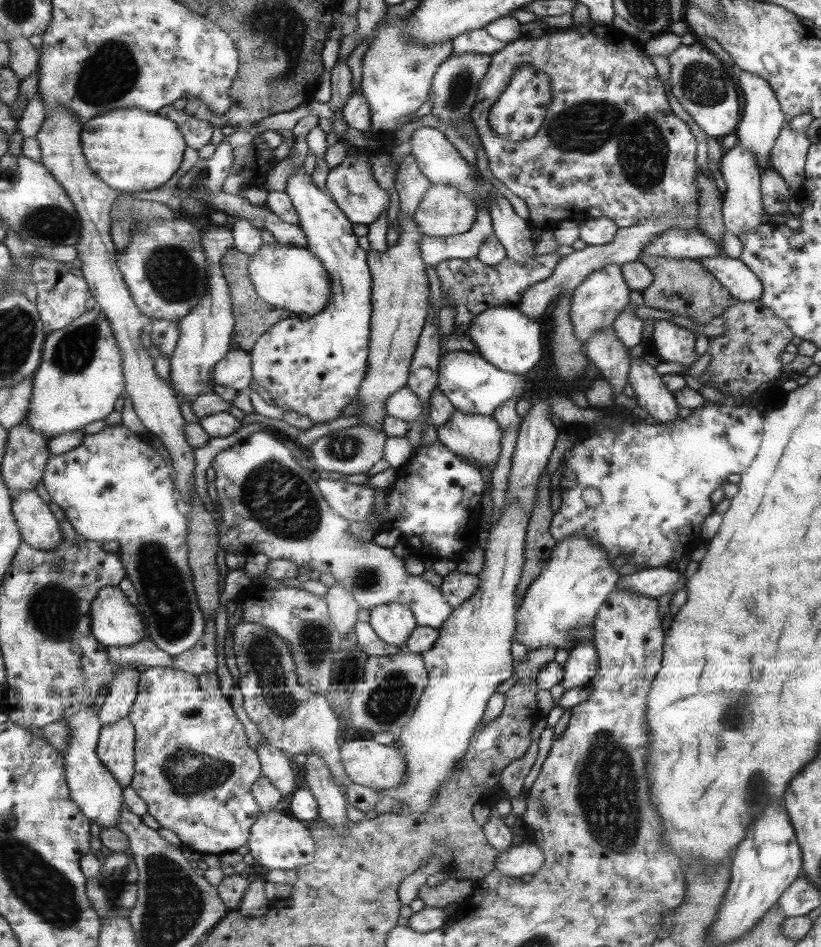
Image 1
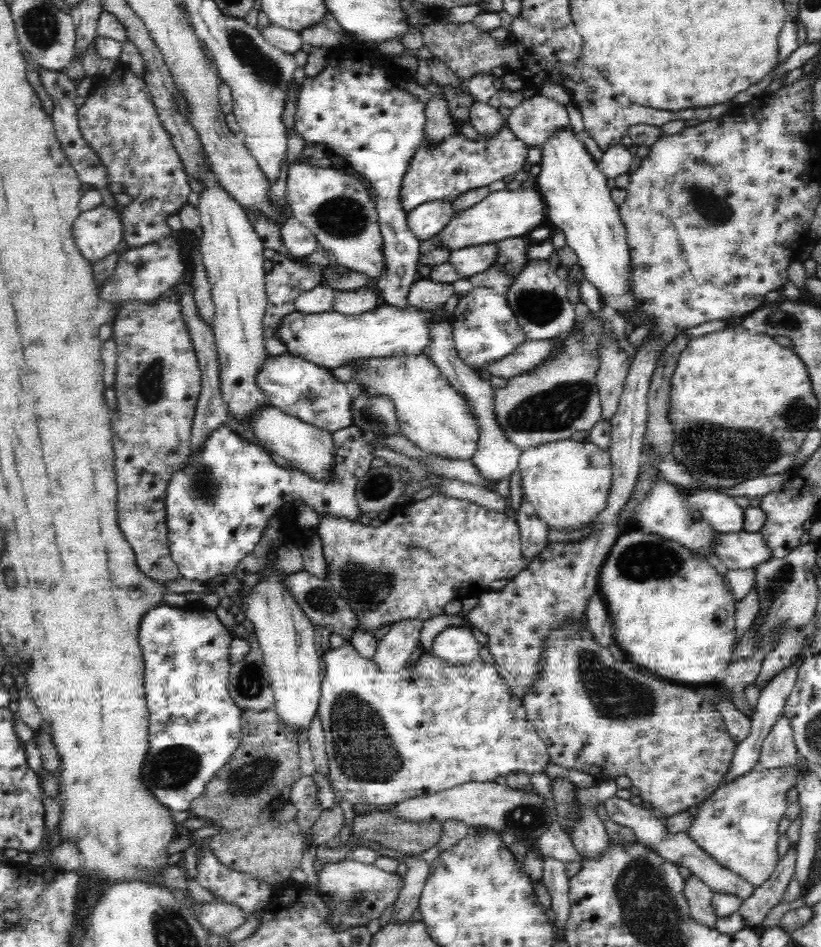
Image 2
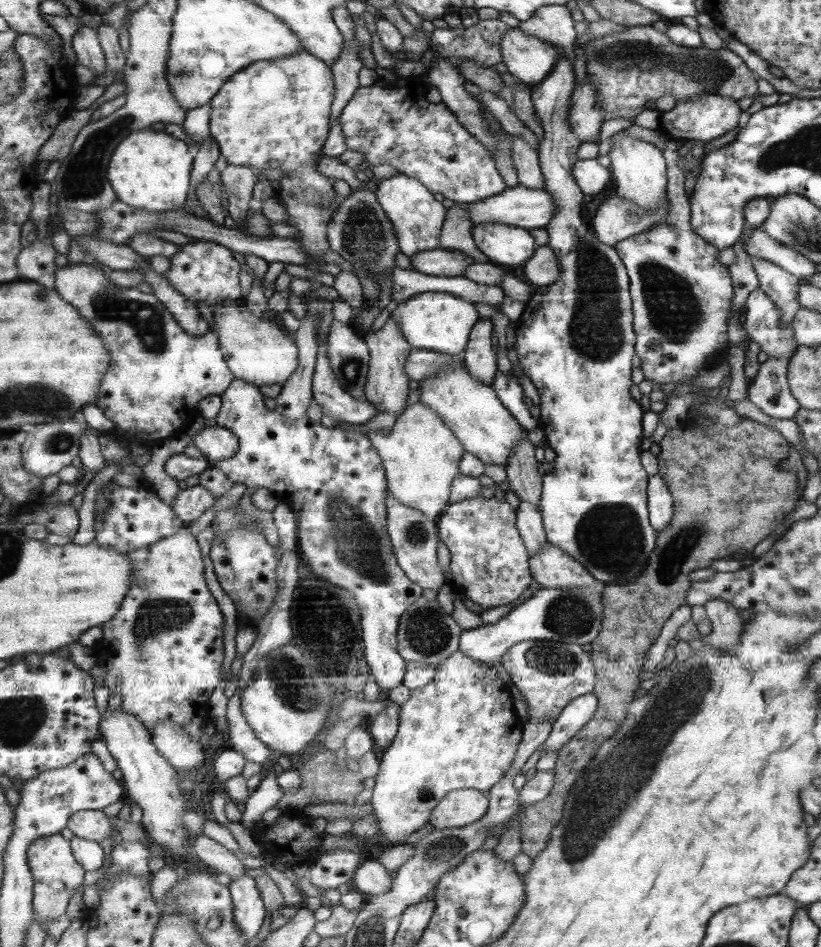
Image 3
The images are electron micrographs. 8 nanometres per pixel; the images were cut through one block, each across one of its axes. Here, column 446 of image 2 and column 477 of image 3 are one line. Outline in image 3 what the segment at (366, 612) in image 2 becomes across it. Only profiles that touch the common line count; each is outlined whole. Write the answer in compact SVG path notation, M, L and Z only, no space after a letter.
M482 495L457 503L451 502L446 514L437 521L438 532L450 552L450 574L452 585L472 602L479 604L482 611L495 606L514 602L530 584L529 551L517 528L517 511L507 501Z

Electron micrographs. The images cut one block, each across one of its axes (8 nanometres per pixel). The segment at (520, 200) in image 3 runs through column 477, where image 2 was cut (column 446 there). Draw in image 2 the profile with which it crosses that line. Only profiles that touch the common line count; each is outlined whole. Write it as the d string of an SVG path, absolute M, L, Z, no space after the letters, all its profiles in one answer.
M432 200L407 212L407 225L418 240L425 241L437 236L453 216L451 202Z

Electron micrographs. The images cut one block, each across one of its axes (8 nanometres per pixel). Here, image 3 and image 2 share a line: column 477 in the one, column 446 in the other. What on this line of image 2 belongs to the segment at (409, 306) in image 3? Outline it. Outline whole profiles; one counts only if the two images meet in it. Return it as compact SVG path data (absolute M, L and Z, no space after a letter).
M380 304L370 312L356 315L339 314L337 311L302 314L296 310L280 320L280 326L274 335L286 345L288 354L331 370L358 358L412 356L423 354L425 351L430 352L433 342L432 320L451 323L452 315L443 308L398 308L396 305L386 304Z

